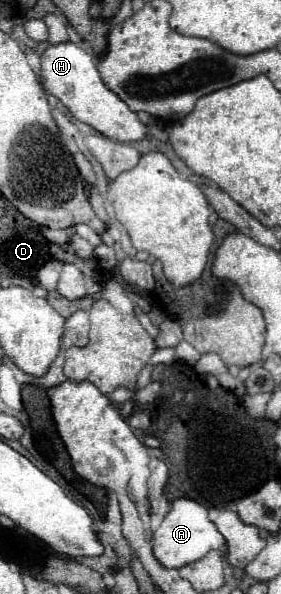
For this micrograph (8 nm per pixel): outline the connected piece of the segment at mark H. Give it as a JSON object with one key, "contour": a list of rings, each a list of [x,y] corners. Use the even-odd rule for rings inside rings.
{"contour":[[[65,41],[57,45],[49,45],[41,53],[41,75],[39,81],[43,89],[51,95],[55,95],[69,111],[71,115],[81,121],[91,125],[95,131],[109,139],[117,139],[123,143],[139,141],[145,137],[147,129],[139,121],[137,113],[129,111],[129,107],[113,93],[107,89],[107,85],[101,81],[101,75],[95,67],[93,57],[79,45]]]}

